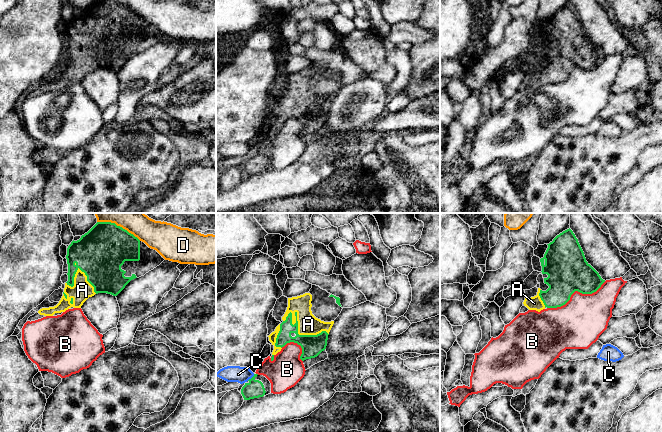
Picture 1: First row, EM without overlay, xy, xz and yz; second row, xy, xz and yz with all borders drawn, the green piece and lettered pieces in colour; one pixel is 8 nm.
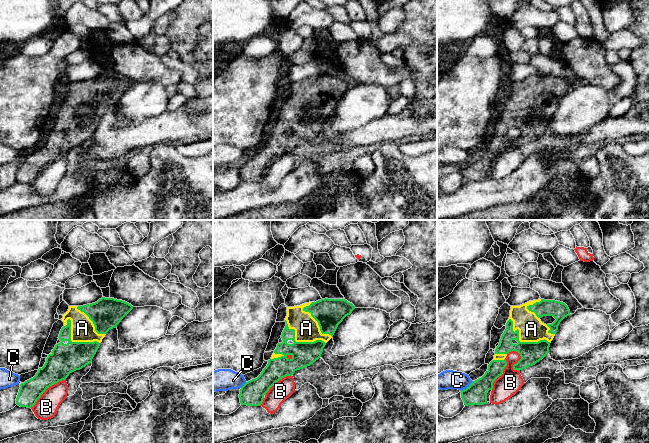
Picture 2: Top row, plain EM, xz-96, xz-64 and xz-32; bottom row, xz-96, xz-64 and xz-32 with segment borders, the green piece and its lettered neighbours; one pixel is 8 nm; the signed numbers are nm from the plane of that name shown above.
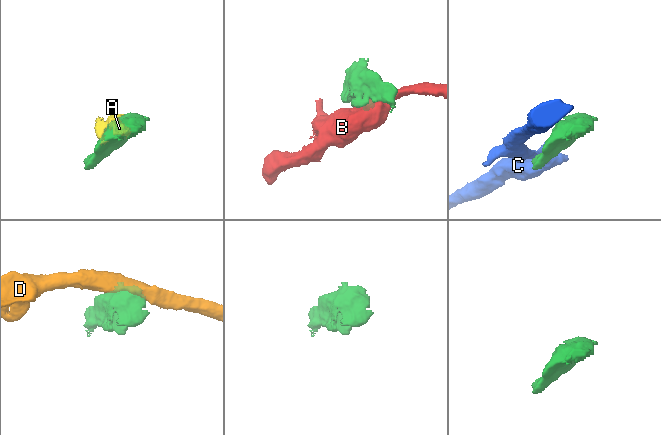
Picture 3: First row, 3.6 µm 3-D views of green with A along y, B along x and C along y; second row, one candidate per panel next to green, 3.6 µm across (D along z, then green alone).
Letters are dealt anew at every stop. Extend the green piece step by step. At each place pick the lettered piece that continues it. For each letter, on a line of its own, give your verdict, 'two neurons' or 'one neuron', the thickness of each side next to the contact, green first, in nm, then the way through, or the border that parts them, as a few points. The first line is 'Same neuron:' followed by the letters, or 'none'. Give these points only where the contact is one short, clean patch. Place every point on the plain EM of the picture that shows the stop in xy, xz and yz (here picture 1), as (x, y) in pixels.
Same neuron: A
A: one neuron; calibres 180 and 170 nm
B: two neurons; calibres 340 and 380 nm
C: two neurons; calibres 140 and 130 nm; border xz (254, 150), (247, 156)
D: two neurons; calibres 380 and 200 nm; border xy (115, 0), (126, 5), (140, 16)

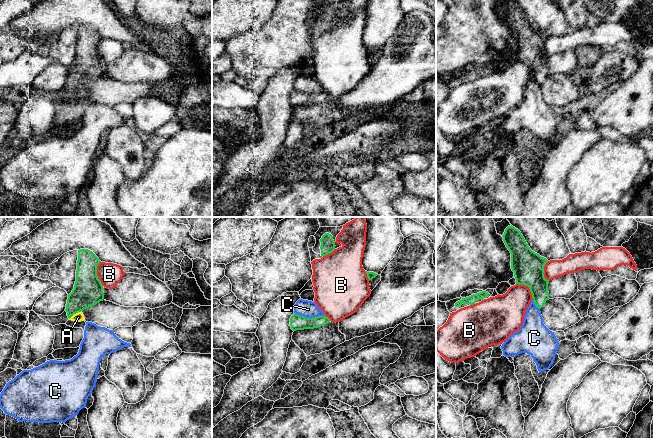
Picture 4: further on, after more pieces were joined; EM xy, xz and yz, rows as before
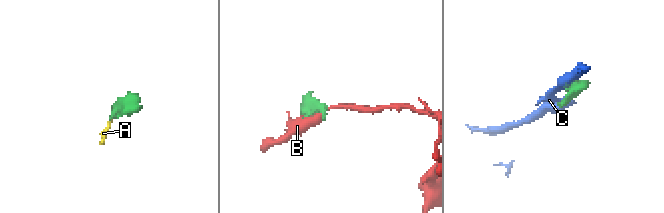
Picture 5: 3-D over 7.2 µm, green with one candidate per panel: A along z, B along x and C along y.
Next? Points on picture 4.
Same neuron: A
A: one neuron; calibres 240 and 80 nm; way xy (88, 66), (76, 78), (74, 89), (78, 93)
B: two neurons; calibres 260 and 280 nm
C: two neurons; calibres 120 and 140 nm; border xz (294, 88), (306, 93), (324, 91)

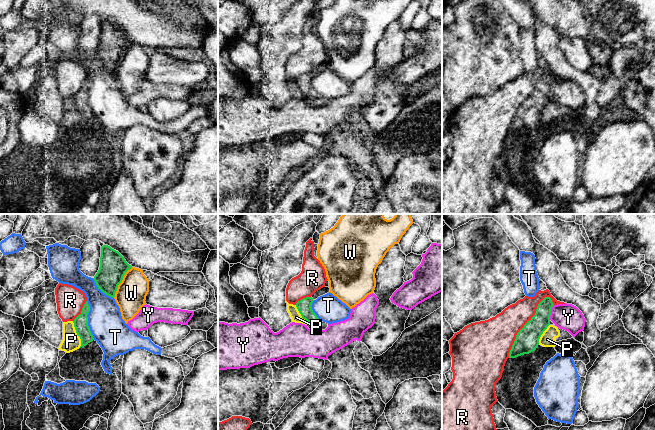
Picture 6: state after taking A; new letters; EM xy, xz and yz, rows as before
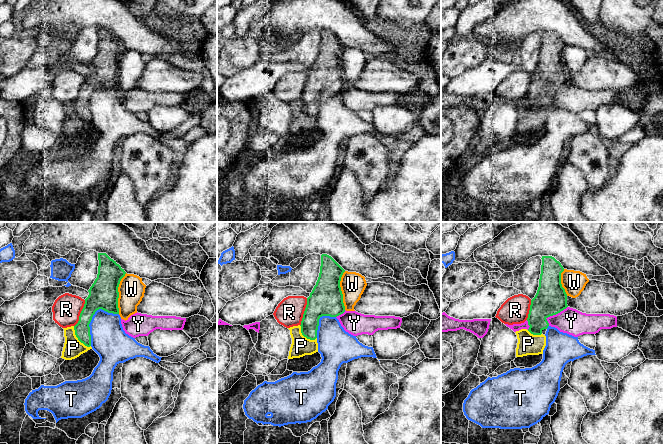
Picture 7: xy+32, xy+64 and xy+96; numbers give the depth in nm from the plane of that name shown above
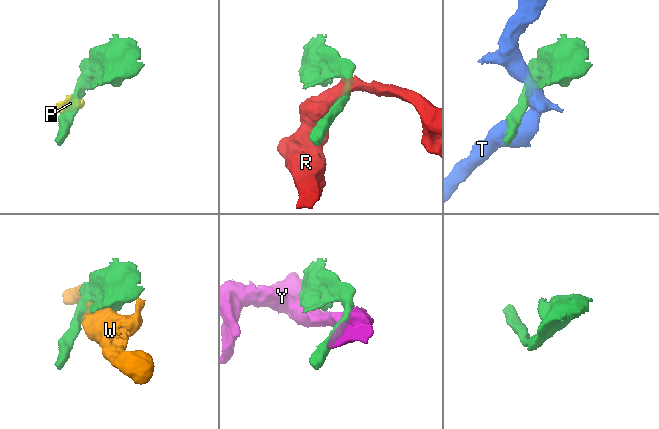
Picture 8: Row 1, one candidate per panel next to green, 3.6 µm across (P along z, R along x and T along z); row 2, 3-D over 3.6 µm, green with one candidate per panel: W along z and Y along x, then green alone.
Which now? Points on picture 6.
Same neuron: none
P: two neurons; calibres 110 and 150 nm
R: two neurons; calibres 190 and 300 nm
T: two neurons; calibres 110 and 280 nm; border xy (86, 77), (89, 82), (87, 101), (94, 115)
W: two neurons; calibres 220 and 240 nm
Y: two neurons; calibres 170 and 220 nm; border yz (554, 81), (550, 87), (549, 95)

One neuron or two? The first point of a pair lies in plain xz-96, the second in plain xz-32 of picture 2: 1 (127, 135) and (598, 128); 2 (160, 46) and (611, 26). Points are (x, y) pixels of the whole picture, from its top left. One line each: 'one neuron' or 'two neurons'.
1: one neuron
2: two neurons

